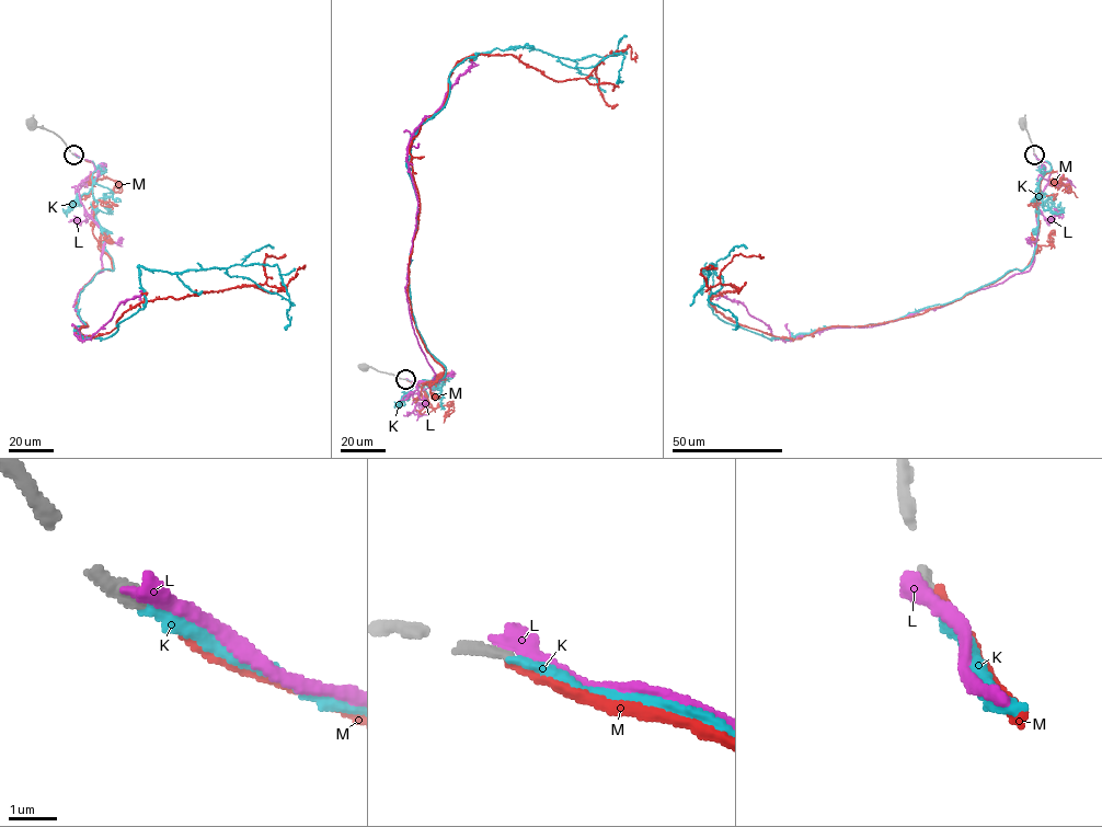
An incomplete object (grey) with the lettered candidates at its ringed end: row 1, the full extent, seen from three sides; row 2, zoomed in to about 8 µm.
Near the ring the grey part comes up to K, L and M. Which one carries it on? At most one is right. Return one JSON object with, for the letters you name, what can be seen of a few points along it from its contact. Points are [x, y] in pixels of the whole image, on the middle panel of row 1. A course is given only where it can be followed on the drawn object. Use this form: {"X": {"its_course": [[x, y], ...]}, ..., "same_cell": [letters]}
{"K": {"its_course": [[405, 380], [427, 395], [445, 371], [411, 306], [406, 160], [449, 73], [531, 47], [621, 54], [618, 77]]}, "same_cell": ["K"]}

